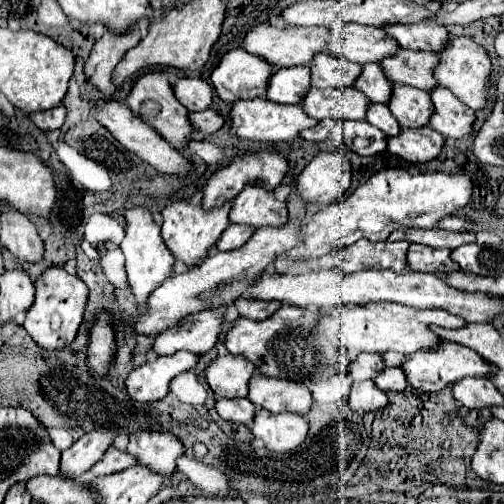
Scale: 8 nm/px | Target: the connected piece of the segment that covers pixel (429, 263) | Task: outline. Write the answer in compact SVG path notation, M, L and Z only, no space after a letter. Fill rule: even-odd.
M413 243L407 253L407 263L413 271L421 273L453 273L459 271L459 265L451 261L451 249L431 249L427 245Z

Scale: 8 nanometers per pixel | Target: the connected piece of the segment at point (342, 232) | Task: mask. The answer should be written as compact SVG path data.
M383 169L375 173L367 183L359 185L347 199L335 201L317 211L303 227L305 241L291 249L287 257L321 257L323 253L347 247L359 239L385 241L391 231L399 227L423 227L431 229L437 223L463 209L473 195L473 181L463 173L411 173L407 169Z

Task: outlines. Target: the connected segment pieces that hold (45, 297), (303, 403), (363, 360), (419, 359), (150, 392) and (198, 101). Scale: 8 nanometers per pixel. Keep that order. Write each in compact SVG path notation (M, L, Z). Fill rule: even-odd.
M51 267L43 271L35 281L35 301L25 315L23 327L39 347L61 349L69 345L79 331L87 307L87 295L89 289L77 275L69 275L63 267Z
M253 375L249 381L249 395L247 399L253 405L259 405L271 413L307 413L313 405L311 391L291 379L277 379L277 377L265 377L265 375Z
M361 353L357 355L351 363L349 363L349 371L347 375L351 379L373 379L375 373L379 373L379 369L383 369L383 359L375 353Z
M439 341L439 345L429 347L429 349L421 349L415 351L413 355L407 355L407 361L401 365L409 387L419 389L419 391L439 391L445 385L451 385L463 377L487 377L487 373L491 373L491 365L479 357L479 353L471 351L465 345L459 343L451 343L451 341Z
M187 351L157 357L157 361L145 363L129 373L125 381L127 395L137 403L159 401L169 393L169 381L175 375L193 369L195 363L197 363L197 355Z
M177 77L171 87L177 101L189 111L203 111L211 105L211 85L203 79Z

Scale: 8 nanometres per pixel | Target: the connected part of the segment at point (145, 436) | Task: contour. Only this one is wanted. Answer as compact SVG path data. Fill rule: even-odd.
M143 429L129 435L127 451L135 455L141 465L155 469L155 473L171 475L175 471L175 459L183 453L183 445L173 433Z

